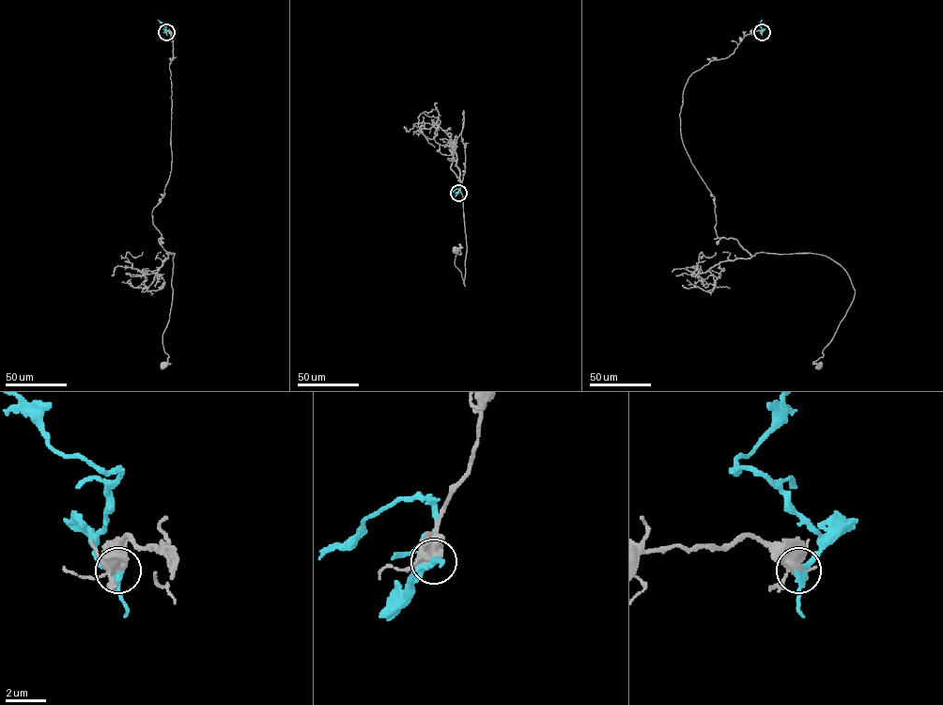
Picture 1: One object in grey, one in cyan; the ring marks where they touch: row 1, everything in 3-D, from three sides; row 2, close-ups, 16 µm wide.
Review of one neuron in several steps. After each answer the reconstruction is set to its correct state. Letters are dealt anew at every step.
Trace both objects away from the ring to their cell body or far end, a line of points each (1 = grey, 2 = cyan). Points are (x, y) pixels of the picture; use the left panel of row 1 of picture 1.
1: (166, 32), (171, 167), (152, 212), (159, 243), (175, 254), (162, 366)
2: (166, 32), (166, 26), (157, 20)

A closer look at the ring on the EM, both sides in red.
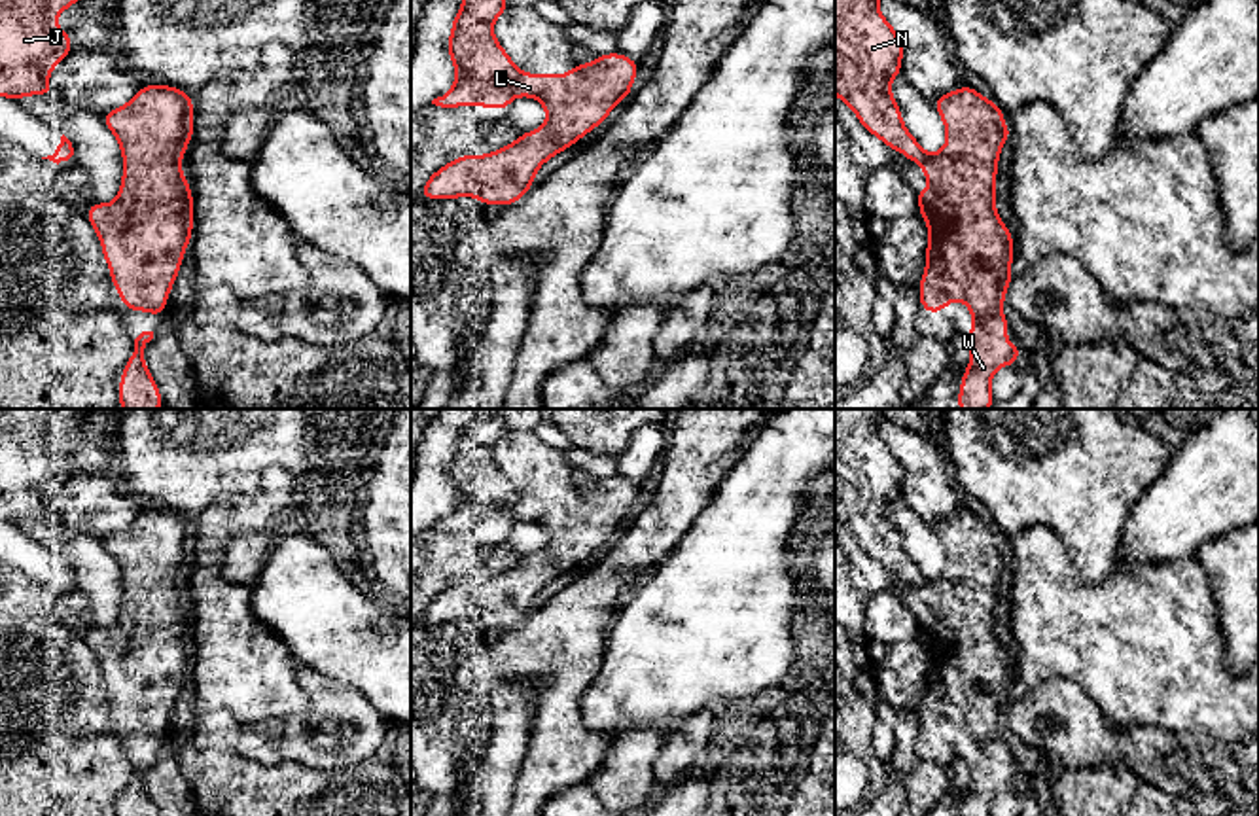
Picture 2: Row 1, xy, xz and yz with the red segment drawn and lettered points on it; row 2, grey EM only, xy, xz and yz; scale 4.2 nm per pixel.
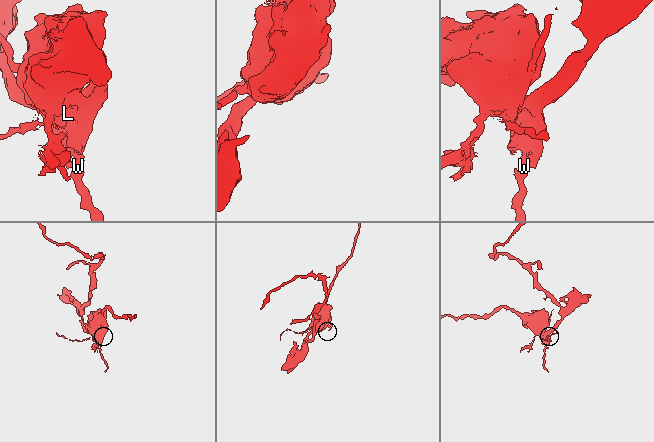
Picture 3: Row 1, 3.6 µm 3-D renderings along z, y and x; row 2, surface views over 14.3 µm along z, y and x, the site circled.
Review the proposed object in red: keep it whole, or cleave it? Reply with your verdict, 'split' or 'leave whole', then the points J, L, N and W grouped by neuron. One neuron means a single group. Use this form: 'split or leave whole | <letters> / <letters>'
leave whole | J L N W

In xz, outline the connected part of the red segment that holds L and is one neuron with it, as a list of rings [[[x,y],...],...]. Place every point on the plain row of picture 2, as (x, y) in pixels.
[[[477,409],[456,411],[464,424],[447,466],[456,504],[432,528],[479,528],[483,538],[487,530],[507,536],[513,521],[534,521],[545,532],[547,545],[488,579],[462,579],[447,587],[428,602],[420,623],[471,619],[483,629],[505,630],[534,610],[534,598],[547,583],[587,560],[617,526],[627,524],[640,487],[608,477],[589,488],[577,487],[562,500],[521,496],[492,456],[492,447],[511,432],[504,418],[477,418]]]

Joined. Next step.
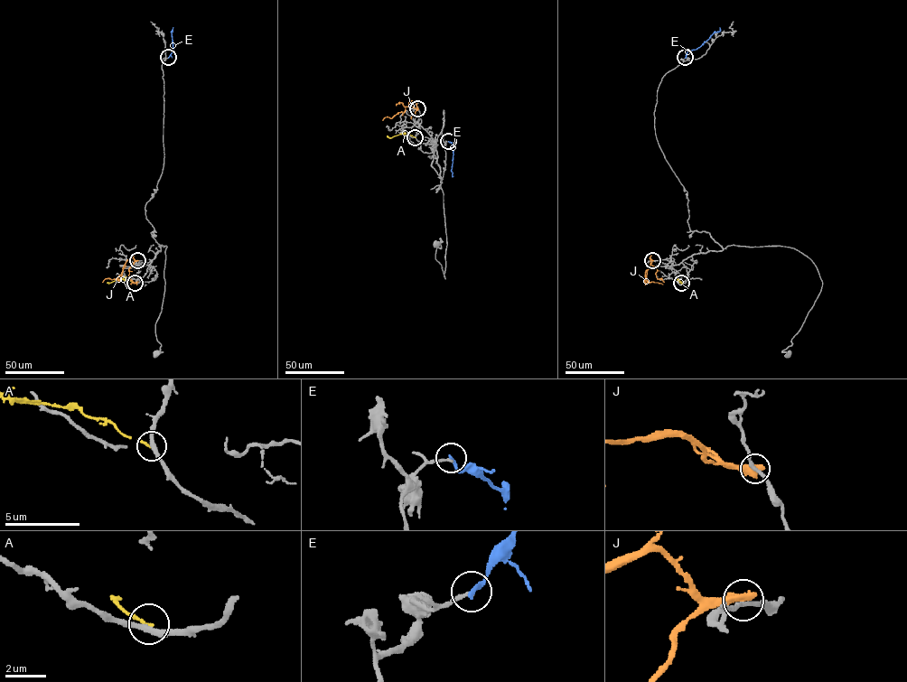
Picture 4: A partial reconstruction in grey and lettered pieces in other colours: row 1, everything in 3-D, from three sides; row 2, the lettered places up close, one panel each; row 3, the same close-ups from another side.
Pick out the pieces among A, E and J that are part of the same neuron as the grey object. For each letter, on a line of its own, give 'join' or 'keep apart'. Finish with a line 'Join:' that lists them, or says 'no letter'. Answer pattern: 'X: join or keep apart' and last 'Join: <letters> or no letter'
A: keep apart
E: keep apart
J: keep apart
Join: no letter

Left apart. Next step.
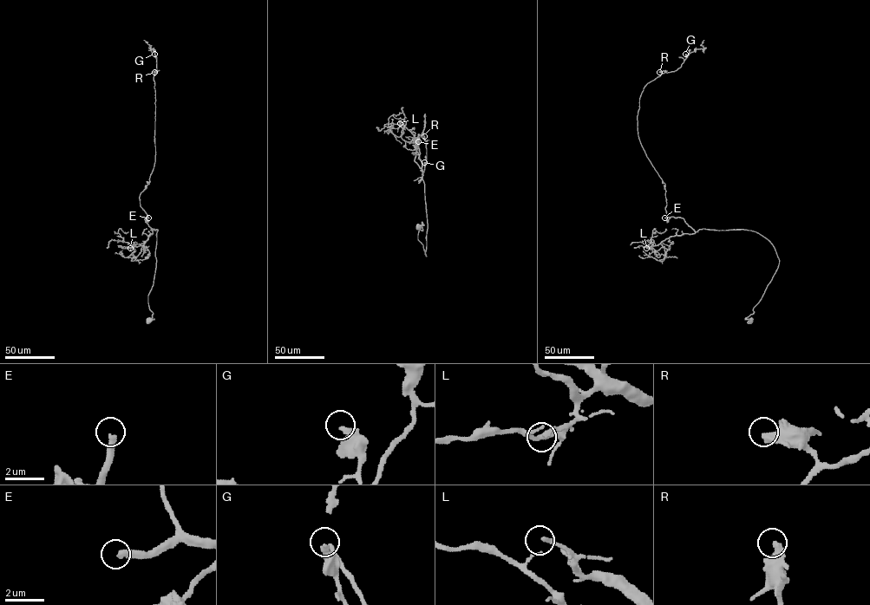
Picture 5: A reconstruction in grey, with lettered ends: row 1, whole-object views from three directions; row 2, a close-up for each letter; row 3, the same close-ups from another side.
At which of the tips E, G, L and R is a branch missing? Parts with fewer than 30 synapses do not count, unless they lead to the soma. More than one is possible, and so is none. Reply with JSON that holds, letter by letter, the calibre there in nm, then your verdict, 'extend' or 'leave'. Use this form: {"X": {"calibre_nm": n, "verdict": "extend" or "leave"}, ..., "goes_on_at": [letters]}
{"E": {"calibre_nm": 320, "verdict": "extend"}, "G": {"calibre_nm": 380, "verdict": "leave"}, "L": {"calibre_nm": 130, "verdict": "leave"}, "R": {"calibre_nm": 480, "verdict": "leave"}, "goes_on_at": ["E"]}

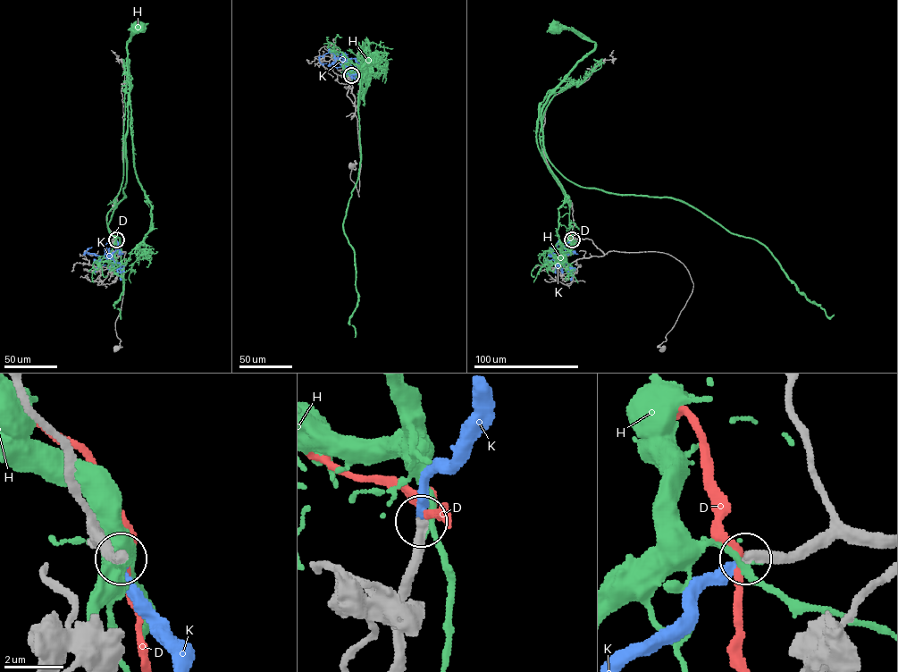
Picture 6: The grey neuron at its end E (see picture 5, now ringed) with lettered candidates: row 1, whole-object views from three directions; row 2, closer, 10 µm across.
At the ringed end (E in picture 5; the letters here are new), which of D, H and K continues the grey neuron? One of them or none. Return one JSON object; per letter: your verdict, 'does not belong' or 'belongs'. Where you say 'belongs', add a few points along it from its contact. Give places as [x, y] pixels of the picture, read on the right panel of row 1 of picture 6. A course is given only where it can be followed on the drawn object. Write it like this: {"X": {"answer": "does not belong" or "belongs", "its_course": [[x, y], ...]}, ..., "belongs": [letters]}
{"D": {"answer": "does not belong"}, "H": {"answer": "does not belong"}, "K": {"answer": "belongs", "its_course": [[572, 239], [558, 255], [549, 256], [558, 252], [560, 247]]}, "belongs": ["K"]}

